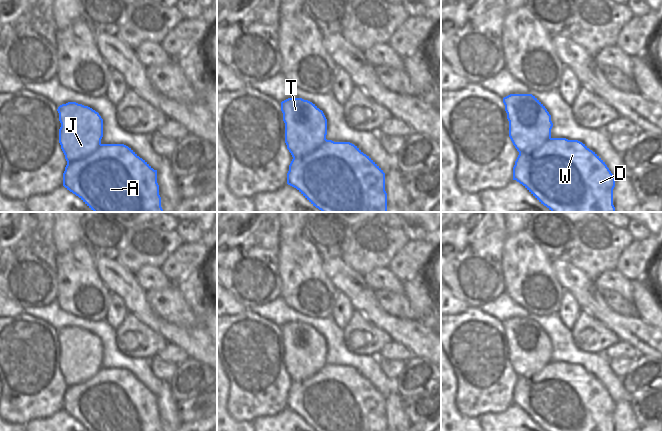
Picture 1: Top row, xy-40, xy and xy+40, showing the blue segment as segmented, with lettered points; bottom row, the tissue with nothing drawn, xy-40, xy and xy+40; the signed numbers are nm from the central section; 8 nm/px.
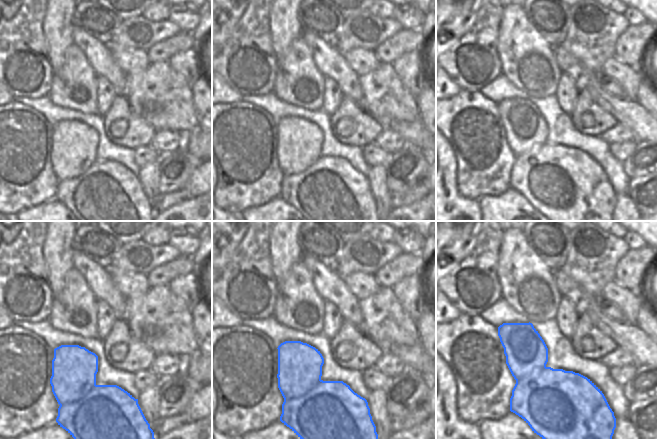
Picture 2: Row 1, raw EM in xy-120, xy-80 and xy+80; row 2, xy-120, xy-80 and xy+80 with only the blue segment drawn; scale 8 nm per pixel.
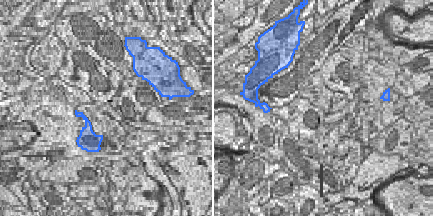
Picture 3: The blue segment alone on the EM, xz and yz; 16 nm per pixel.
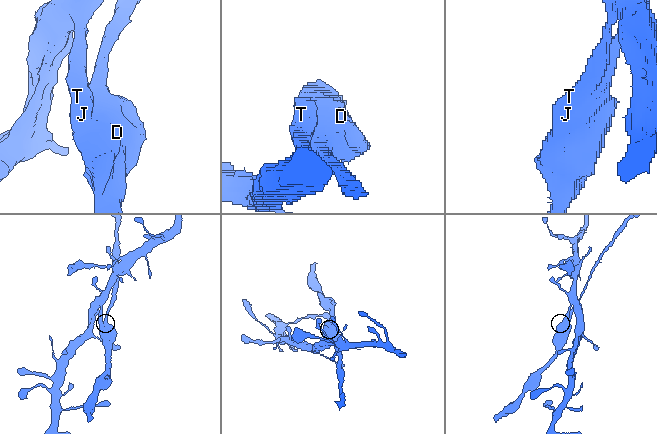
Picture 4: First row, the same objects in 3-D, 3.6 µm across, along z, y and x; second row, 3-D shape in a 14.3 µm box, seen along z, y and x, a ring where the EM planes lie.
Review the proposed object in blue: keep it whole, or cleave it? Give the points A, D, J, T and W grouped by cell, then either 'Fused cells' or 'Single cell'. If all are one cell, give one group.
Groups: A D W / J T. Fused cells.

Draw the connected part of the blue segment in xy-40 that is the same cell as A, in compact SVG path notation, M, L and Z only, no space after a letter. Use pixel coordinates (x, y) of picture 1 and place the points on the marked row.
M101 144L90 156L67 162L63 186L94 212L163 212L157 170L124 144Z

